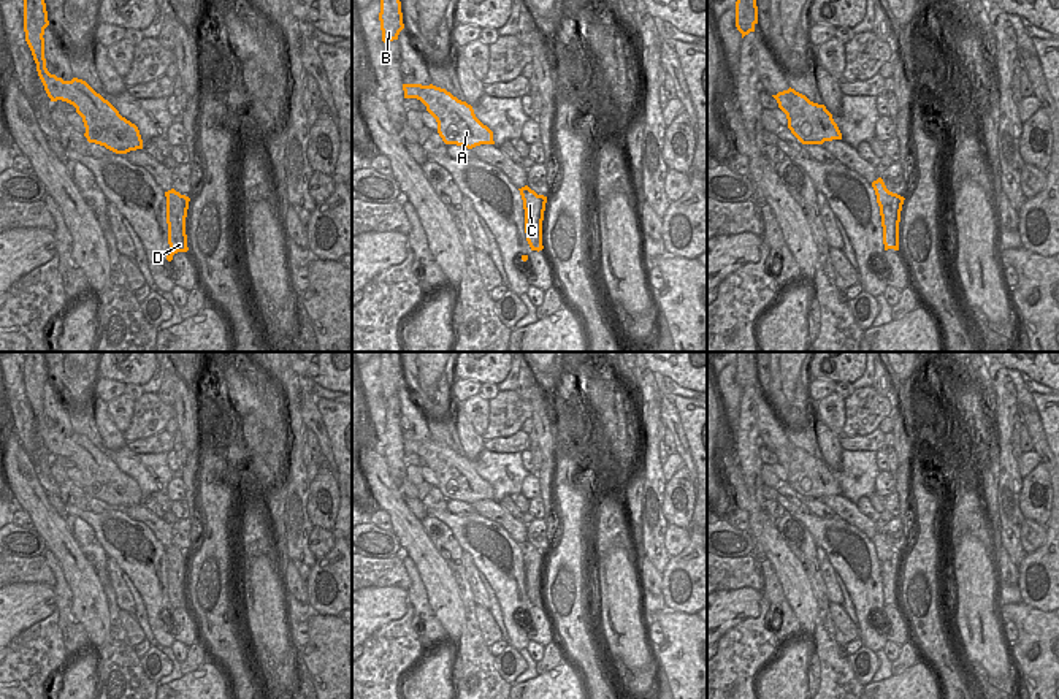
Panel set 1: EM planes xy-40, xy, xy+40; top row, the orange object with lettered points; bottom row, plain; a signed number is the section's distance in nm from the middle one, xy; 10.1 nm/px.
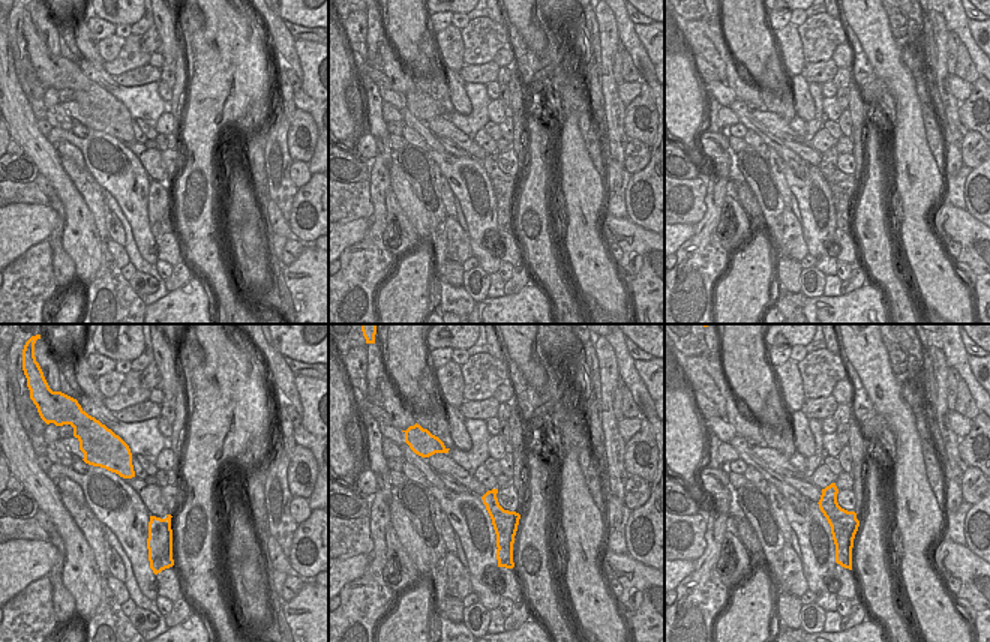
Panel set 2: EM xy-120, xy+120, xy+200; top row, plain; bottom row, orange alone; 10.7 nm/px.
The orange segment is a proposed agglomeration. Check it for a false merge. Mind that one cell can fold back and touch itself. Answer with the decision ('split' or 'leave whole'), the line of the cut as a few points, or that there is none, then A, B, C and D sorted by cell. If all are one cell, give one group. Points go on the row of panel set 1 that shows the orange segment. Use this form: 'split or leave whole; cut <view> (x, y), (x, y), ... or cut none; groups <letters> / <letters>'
split; cut xy+40 (882, 214), (893, 224), (885, 241); groups A B D / C

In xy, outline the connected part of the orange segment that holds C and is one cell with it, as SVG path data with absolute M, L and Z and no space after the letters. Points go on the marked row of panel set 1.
M525 185L518 190L520 190L520 195L522 195L522 200L523 200L525 217L526 216L536 216L537 222L542 223L547 197L537 195L528 185Z

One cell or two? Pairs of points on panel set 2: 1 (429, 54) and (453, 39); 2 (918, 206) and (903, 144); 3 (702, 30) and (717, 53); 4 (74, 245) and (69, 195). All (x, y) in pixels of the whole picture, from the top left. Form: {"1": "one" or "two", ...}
{"1": "two", "2": "one", "3": "one", "4": "one"}

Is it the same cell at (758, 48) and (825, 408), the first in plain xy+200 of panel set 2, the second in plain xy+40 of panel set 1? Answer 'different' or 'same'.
different

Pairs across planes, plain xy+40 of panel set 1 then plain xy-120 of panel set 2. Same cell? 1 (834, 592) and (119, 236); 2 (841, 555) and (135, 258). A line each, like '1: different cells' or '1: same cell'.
1: same cell
2: different cells

